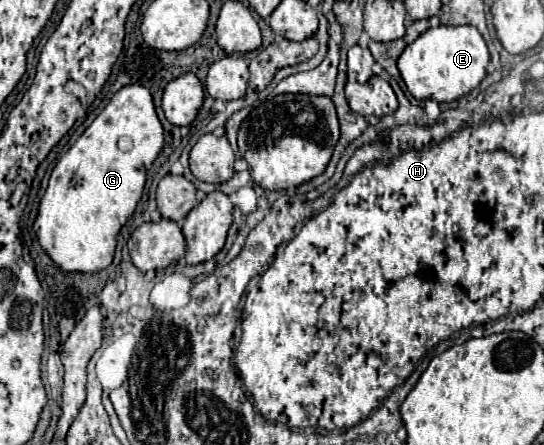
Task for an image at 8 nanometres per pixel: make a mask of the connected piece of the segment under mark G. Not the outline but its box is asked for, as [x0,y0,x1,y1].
[34,85,164,273]

